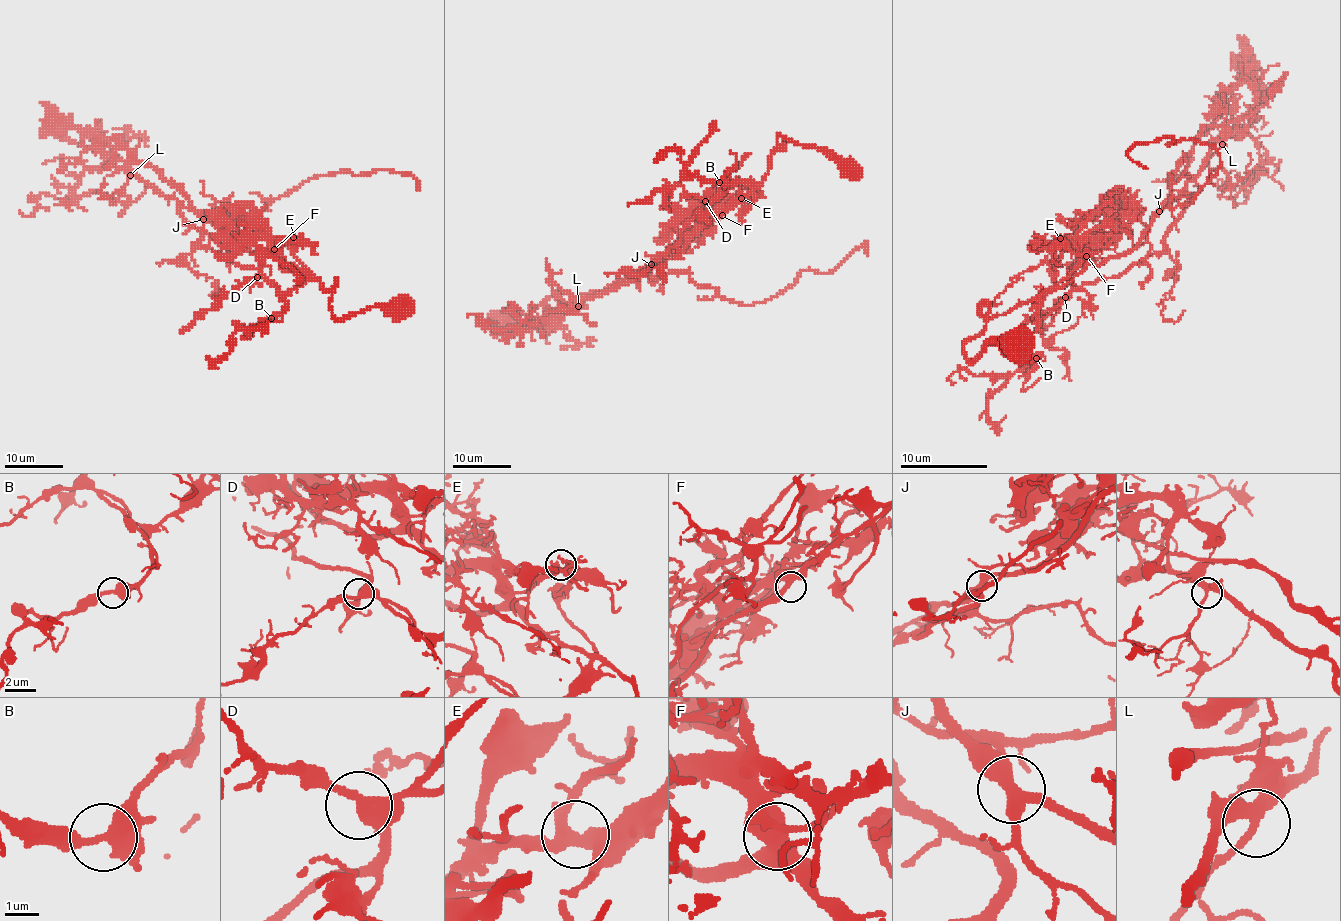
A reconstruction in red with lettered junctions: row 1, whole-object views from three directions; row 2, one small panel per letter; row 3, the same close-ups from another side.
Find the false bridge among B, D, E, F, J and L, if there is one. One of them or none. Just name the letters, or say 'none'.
J

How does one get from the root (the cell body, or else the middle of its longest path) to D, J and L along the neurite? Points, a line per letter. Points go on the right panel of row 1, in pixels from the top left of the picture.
D: (1019, 339), (988, 343), (971, 361), (964, 352), (995, 315), (1038, 299), (1043, 319), (1065, 297)
J: (1019, 339), (988, 343), (971, 361), (964, 352), (995, 315), (1036, 299), (1080, 264), (1124, 256), (1159, 212)
L: (1019, 339), (988, 343), (971, 361), (964, 352), (995, 315), (1036, 299), (1080, 264), (1124, 256), (1222, 144)

